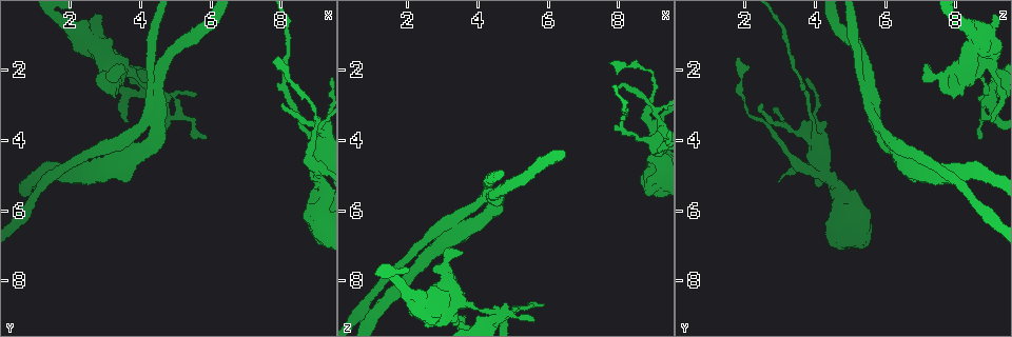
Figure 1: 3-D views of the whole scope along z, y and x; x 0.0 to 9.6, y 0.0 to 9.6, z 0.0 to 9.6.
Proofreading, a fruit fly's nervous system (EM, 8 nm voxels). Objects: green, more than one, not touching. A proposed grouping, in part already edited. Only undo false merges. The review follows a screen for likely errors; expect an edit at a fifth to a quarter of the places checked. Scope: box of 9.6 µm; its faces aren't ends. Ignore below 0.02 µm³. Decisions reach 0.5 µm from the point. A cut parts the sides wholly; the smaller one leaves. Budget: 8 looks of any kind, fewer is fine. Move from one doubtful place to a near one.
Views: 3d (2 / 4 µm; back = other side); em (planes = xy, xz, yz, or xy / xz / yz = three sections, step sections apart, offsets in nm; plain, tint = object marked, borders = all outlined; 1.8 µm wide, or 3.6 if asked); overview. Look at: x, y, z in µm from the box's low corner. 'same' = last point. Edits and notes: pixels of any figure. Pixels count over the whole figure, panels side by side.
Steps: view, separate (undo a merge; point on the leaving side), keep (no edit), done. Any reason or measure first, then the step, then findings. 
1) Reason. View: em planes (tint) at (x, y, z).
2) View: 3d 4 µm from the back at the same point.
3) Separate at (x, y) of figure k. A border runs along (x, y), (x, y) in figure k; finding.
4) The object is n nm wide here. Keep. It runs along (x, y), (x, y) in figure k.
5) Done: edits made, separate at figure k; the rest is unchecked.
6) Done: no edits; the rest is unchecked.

Three arms meet. View: em planes (borders) at (4.50, 2.05, 5.50).

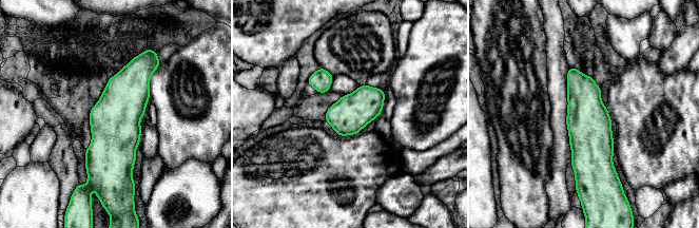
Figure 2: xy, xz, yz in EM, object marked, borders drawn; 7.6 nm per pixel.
Keep. All the same neuron.

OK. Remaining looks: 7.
Thick turns thin. View: 3d 2 µm at (4.10, 2.45, 8.90).

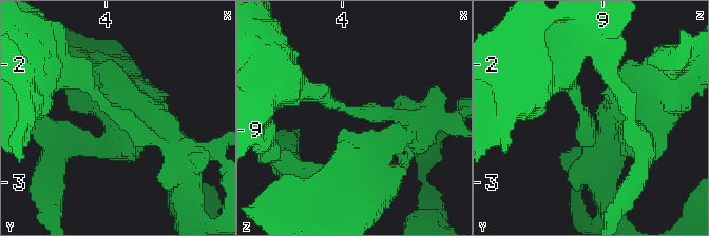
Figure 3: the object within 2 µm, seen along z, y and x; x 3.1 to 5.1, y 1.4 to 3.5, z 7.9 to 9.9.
Now the EM. View: em xy step 16 (tint) at (4.10, 2.42, 8.86).

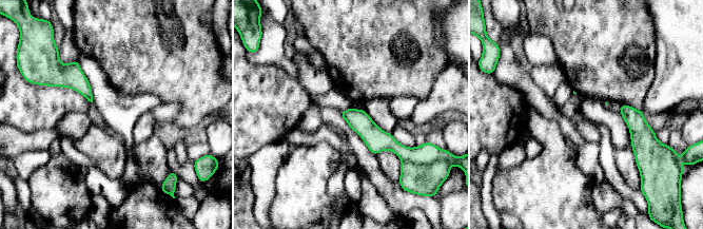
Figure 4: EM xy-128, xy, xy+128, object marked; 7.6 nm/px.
Another direction. View: em planes (tint) at the same point.

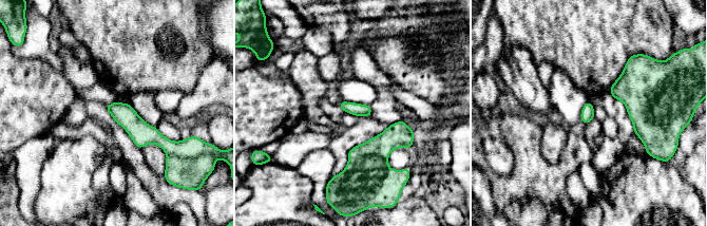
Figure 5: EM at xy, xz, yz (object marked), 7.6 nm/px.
Separate at (191, 173) of figure 5. A border runs along (168, 154), (174, 155) in figure 5; two neurons meet here.

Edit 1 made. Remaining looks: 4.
Abrupt turn. View: em planes (tint) at (3.10, 2.25, 7.35).

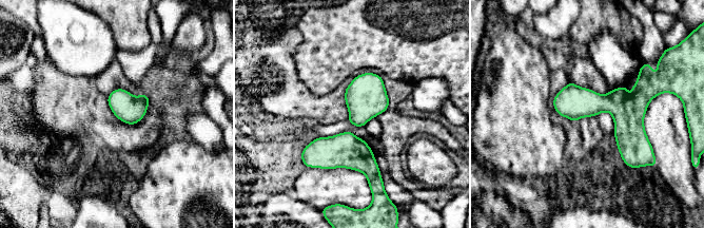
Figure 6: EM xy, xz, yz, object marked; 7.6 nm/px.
The object is 220 nm wide here. Keep. It runs along (649, 96), (633, 102), (555, 103) in figure 6; all the same neuron.

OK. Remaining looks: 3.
Done: edits made, separate at figure 5; the rest is unchecked.

